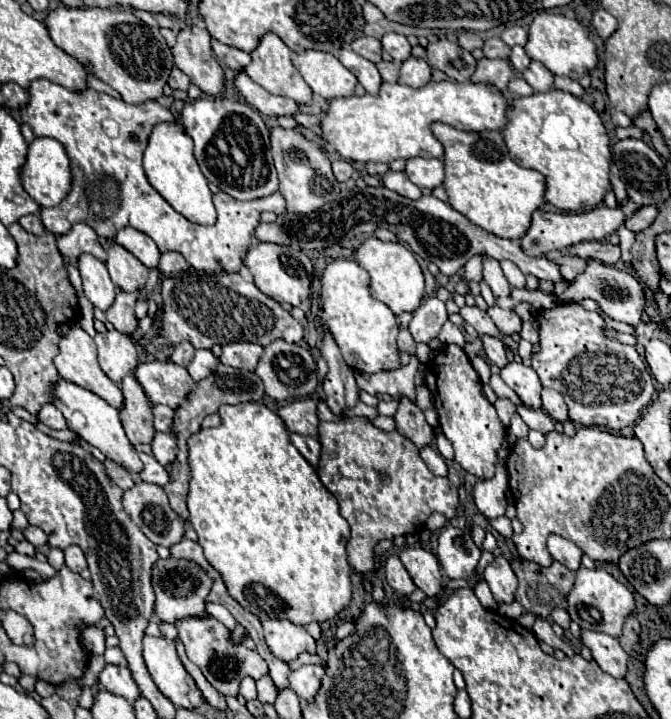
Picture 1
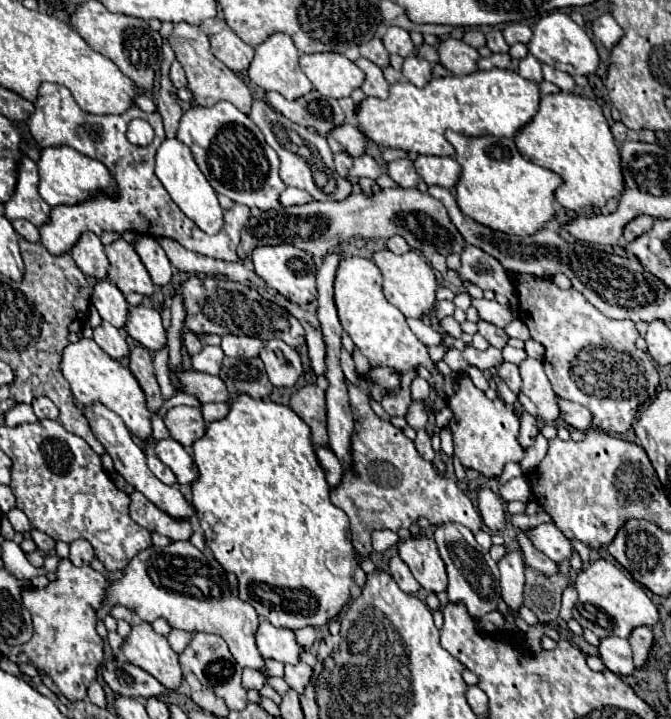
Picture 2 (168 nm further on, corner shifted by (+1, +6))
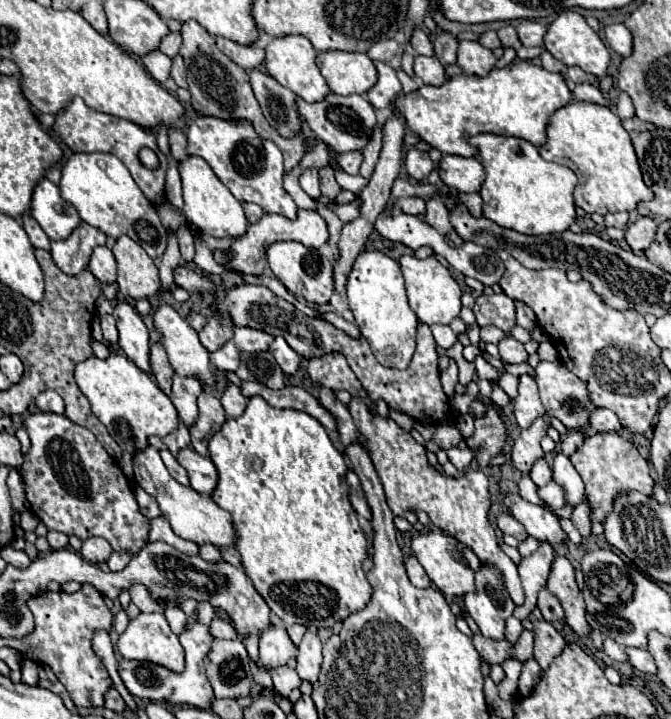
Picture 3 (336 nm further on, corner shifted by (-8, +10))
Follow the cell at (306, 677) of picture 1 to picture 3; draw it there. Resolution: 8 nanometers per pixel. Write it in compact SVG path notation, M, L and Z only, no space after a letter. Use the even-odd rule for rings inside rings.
M306 632L302 642L298 644L298 664L296 664L296 672L302 680L306 682L316 682L318 674L320 674L320 666L322 666L322 642L318 640L318 636L314 632Z

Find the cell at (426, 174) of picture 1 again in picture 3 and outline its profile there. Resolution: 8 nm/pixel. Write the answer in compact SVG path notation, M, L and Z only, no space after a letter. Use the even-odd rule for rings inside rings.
M442 156L438 164L440 180L458 192L478 192L484 180L484 168L478 158Z

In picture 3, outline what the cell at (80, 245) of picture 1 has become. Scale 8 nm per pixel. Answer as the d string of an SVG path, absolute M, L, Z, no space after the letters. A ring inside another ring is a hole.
M96 246L88 270L102 282L102 284L114 284L116 282L116 258L108 246Z

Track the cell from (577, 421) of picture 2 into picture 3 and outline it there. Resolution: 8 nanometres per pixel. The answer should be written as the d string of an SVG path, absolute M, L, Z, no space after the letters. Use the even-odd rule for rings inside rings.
M594 408L594 414L590 414L590 428L592 428L592 432L616 432L622 426L612 410Z

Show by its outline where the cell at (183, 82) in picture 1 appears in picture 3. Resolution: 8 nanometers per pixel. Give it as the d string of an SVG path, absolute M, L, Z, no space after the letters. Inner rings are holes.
M174 56L172 58L172 78L176 80L176 84L180 88L186 88L188 82L186 82L186 68L184 68L184 62L182 62L182 56Z

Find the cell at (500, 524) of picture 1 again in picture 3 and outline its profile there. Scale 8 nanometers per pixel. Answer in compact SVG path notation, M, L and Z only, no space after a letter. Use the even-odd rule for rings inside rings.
M582 502L582 504L574 506L574 512L572 512L570 520L572 520L572 524L576 526L576 530L578 530L584 538L590 536L590 526L592 526L592 522L590 522L590 504L588 504L588 502Z

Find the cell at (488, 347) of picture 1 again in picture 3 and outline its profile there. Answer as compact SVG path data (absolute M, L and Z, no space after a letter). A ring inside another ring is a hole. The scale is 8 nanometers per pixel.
M522 374L518 380L520 382L518 382L518 396L514 398L514 416L520 428L528 428L530 422L542 416L546 410L540 402L536 380L528 374Z

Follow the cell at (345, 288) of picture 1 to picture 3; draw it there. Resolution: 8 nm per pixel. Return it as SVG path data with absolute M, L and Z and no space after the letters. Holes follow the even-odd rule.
M364 250L356 258L348 274L346 294L348 308L356 318L356 326L368 340L372 354L378 358L378 362L388 368L406 368L416 350L418 316L408 306L404 278L398 262L378 250Z

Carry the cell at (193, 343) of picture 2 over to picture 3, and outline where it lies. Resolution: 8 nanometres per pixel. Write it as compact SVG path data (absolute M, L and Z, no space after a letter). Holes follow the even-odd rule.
M212 312L208 316L208 324L198 332L198 336L200 336L202 346L208 352L216 352L224 342L232 338L232 330L234 330L234 324L228 316Z

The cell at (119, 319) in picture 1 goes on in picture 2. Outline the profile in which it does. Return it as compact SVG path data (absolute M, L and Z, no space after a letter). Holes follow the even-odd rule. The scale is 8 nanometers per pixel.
M149 306L131 308L125 330L131 338L141 342L151 352L157 352L167 346L165 328L163 328L161 316L155 308L149 308Z

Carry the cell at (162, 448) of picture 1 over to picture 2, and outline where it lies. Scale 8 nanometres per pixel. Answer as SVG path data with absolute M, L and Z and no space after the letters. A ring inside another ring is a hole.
M173 438L159 440L155 450L157 450L157 456L161 458L161 462L173 470L173 474L177 476L177 482L181 486L191 486L199 478L199 470L195 466L195 462L187 454L187 450Z

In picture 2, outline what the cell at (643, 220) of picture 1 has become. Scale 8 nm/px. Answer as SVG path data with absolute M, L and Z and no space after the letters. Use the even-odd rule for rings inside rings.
M649 216L635 218L635 220L633 220L633 222L629 222L629 224L625 226L625 230L623 230L625 240L627 240L627 242L631 242L631 240L635 240L637 236L641 236L641 234L649 232L649 230L651 230L651 226L653 226L653 222L655 222L655 218L649 218Z

